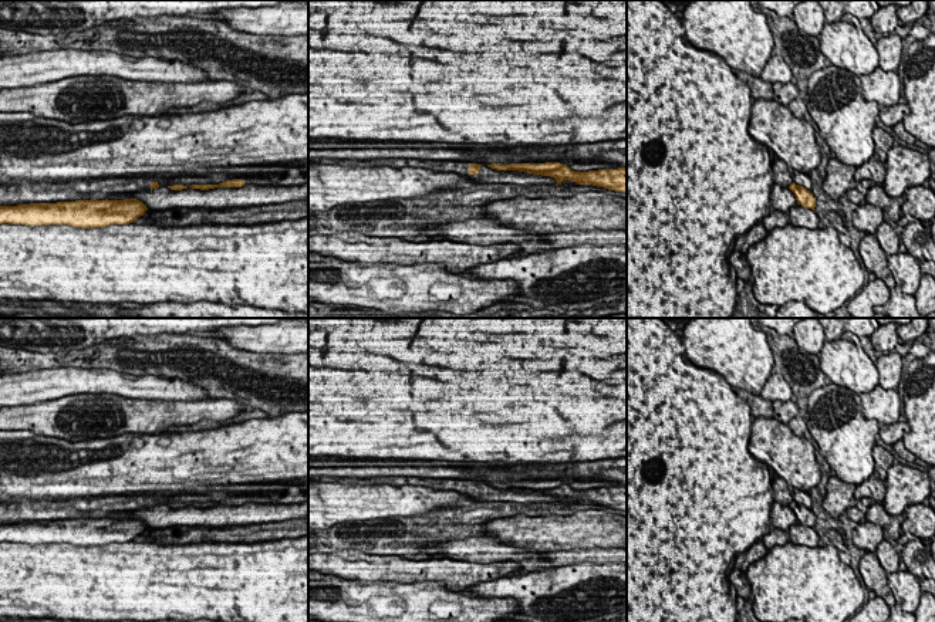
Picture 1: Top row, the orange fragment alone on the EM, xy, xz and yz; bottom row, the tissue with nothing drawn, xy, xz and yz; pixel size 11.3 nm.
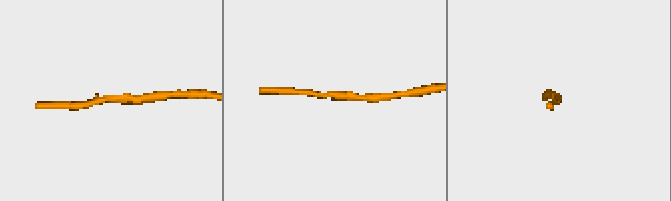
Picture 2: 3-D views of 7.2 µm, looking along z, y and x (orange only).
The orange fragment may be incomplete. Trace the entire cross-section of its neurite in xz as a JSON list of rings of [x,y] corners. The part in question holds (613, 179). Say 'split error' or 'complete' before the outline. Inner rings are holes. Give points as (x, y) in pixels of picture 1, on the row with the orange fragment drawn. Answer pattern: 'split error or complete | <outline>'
complete | [[[558,162],[546,163],[492,163],[487,165],[496,170],[519,170],[533,175],[550,176],[557,180],[556,185],[561,185],[563,180],[571,180],[577,185],[593,185],[608,190],[622,192],[627,195],[627,169],[598,169],[588,172],[574,172],[567,165]]]

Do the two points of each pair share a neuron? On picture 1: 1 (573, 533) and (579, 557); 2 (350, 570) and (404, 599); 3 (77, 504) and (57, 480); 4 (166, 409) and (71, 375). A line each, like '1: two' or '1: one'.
1: two
2: two
3: two
4: two

